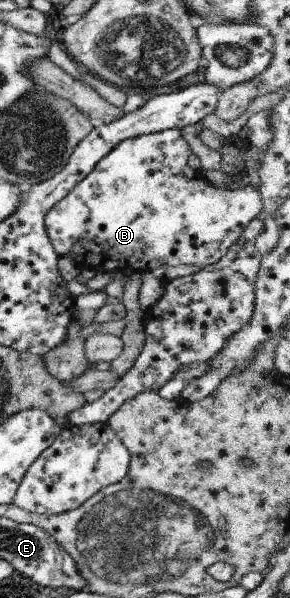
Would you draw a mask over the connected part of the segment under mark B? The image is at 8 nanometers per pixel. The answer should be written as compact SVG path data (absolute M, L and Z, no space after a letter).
M179 129L124 139L47 212L44 224L53 249L60 257L73 260L81 270L92 269L96 273L142 273L163 264L192 264L203 269L217 263L248 224L260 216L263 204L258 190L250 185L215 188L189 166L191 154Z

